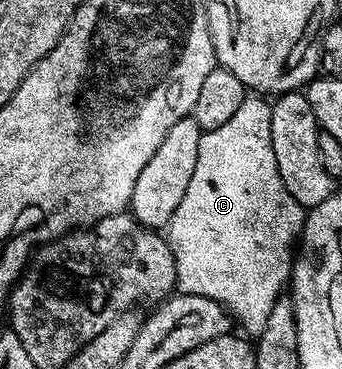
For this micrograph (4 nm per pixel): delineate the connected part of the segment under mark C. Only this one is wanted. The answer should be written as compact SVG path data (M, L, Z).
M246 97L242 105L238 105L238 113L234 113L226 125L201 134L194 177L190 177L185 196L166 226L179 294L201 295L218 301L229 315L238 316L239 326L241 323L252 337L259 336L260 331L266 329L266 317L270 317L274 301L281 298L283 291L280 290L283 287L285 290L289 282L294 244L303 232L306 218L305 208L290 197L278 173L278 161L274 161L274 145L270 141L271 112L267 98Z

